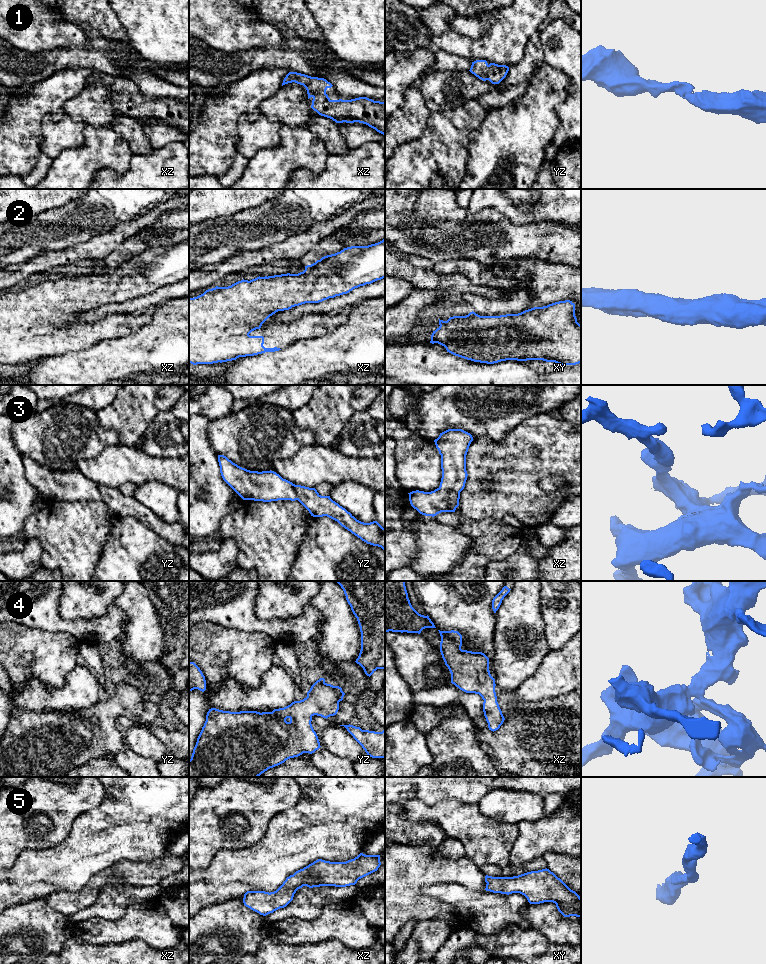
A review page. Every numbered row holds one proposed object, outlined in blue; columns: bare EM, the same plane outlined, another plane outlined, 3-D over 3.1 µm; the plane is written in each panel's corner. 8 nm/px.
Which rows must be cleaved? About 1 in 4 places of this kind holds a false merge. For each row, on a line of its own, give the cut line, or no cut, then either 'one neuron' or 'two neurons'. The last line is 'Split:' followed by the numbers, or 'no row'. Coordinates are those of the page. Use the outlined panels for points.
1: no cut | one neuron
2: no cut | one neuron
3: no cut | one neuron
4: no cut | one neuron
5: no cut | one neuron
Split: no row

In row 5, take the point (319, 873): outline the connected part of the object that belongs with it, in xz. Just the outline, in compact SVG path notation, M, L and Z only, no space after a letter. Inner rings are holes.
M363 853L346 862L318 859L287 877L274 892L247 891L244 894L243 903L251 910L266 916L286 907L293 900L296 891L303 886L313 888L355 885L359 879L377 871L380 865L380 855Z

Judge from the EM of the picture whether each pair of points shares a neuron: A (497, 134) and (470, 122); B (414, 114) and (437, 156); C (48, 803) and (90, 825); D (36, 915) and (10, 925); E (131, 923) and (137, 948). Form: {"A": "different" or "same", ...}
{"A": "different", "B": "different", "C": "different", "D": "same", "E": "different"}

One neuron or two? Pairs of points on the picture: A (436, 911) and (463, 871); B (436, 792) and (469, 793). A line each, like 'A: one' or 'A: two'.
A: one
B: one

